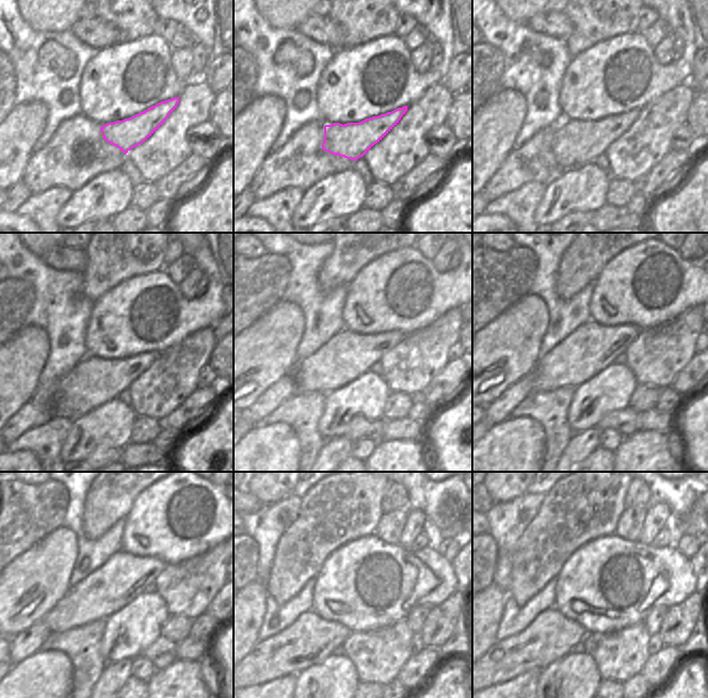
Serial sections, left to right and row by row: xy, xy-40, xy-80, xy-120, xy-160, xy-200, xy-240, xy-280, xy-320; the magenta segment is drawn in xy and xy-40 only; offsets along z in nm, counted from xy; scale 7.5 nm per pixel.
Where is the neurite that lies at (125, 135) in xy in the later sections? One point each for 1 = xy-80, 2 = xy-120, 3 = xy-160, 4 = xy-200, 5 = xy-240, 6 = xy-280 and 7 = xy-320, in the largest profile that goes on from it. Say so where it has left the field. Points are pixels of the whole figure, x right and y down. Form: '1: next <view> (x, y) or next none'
1: next xy-80 (580, 143)
2: next xy-120 (102, 381)
3: next xy-160 (307, 403)
4: next xy-200 (552, 395)
5: next xy-240 (69, 646)
6: next xy-280 (311, 638)
7: next xy-320 (551, 636)

